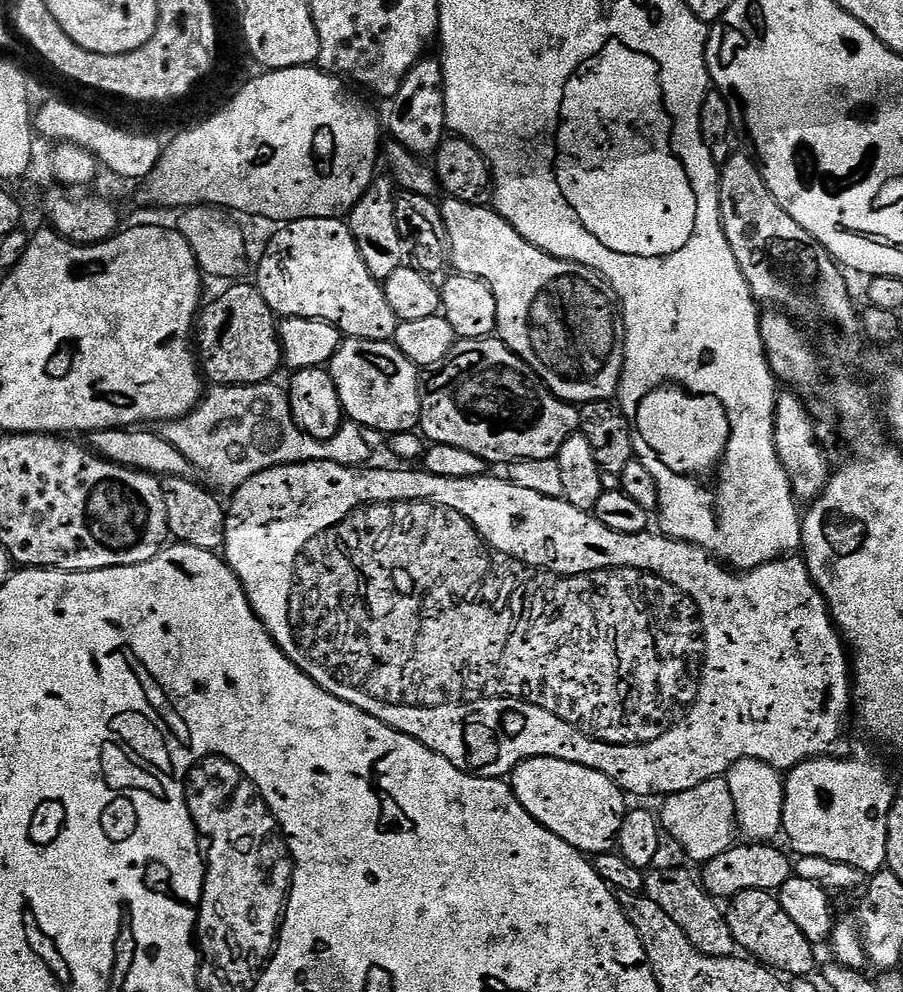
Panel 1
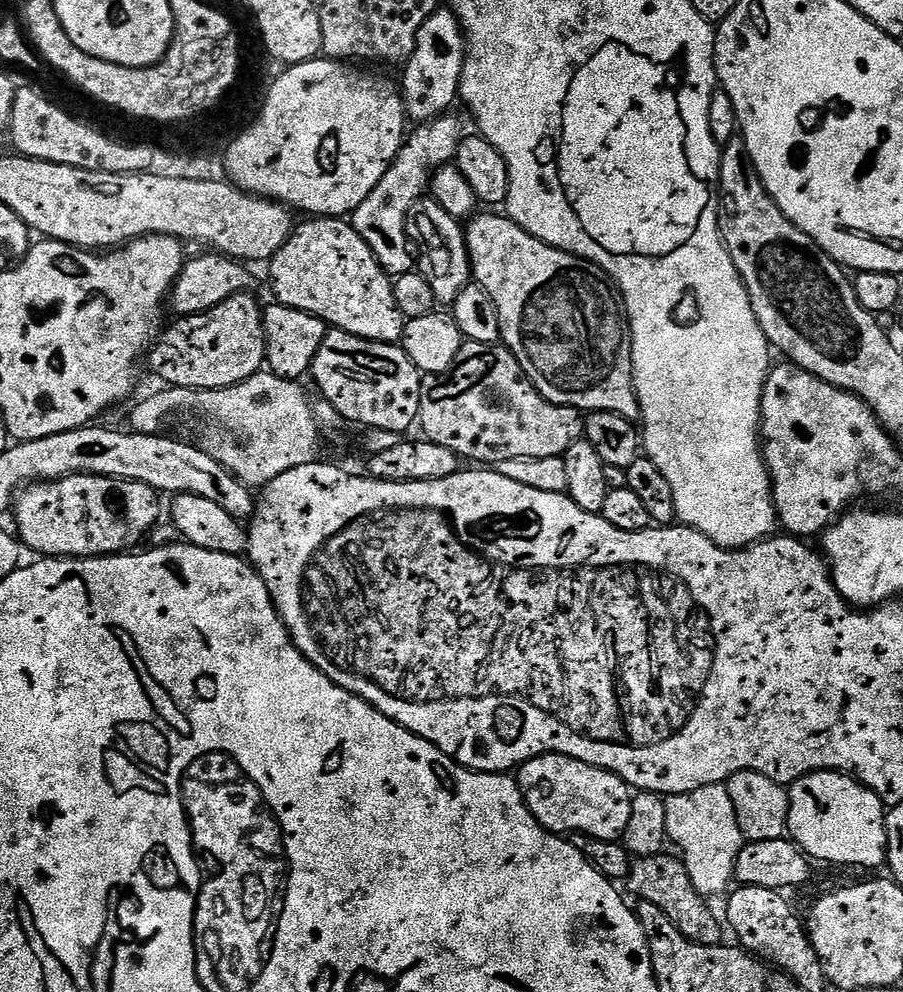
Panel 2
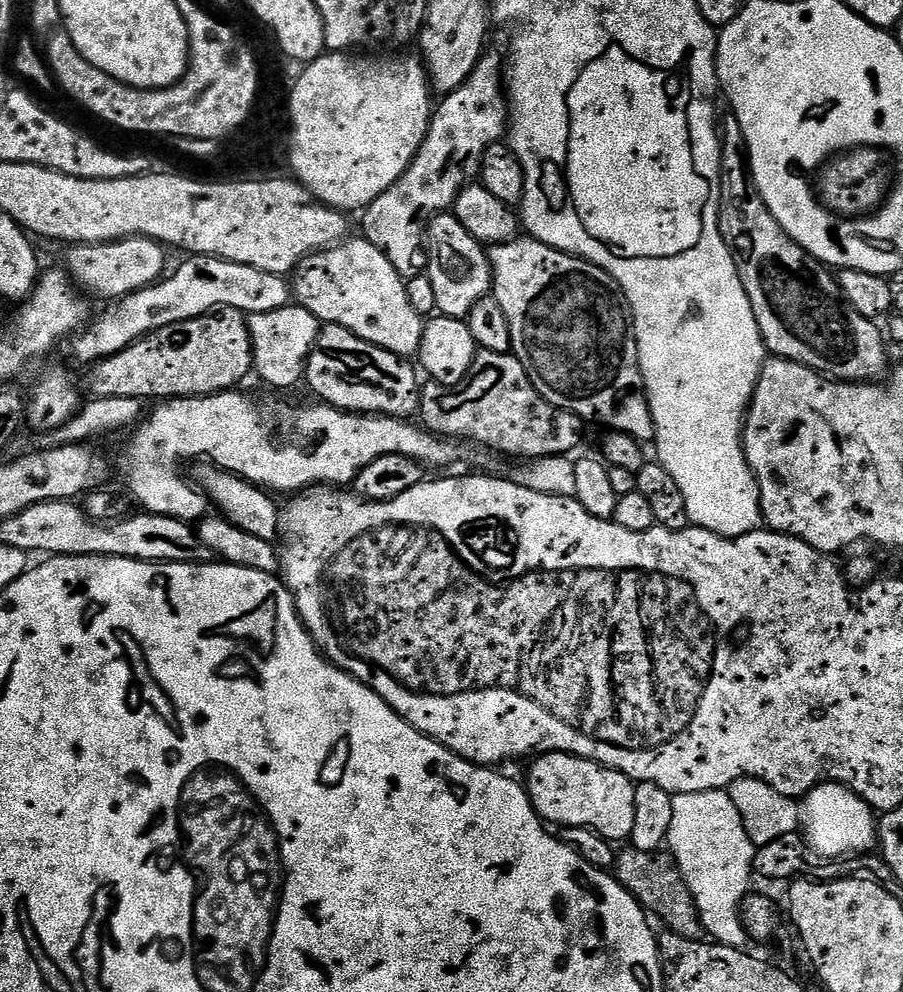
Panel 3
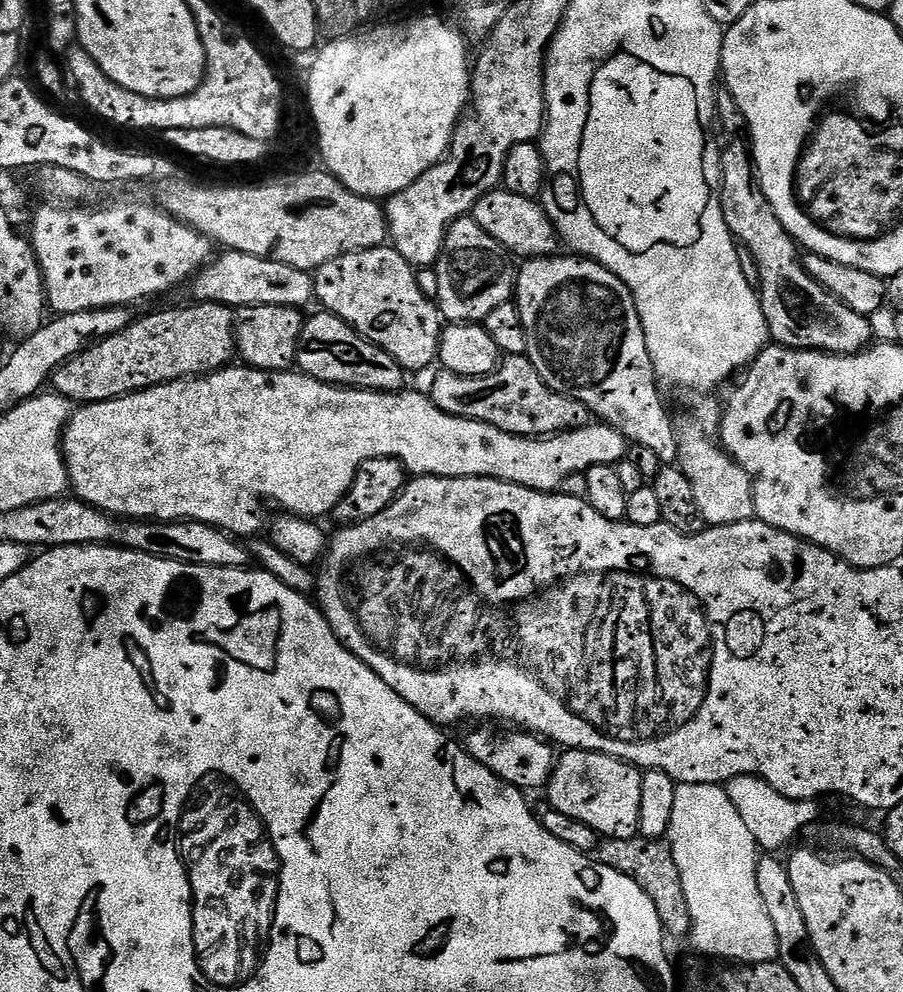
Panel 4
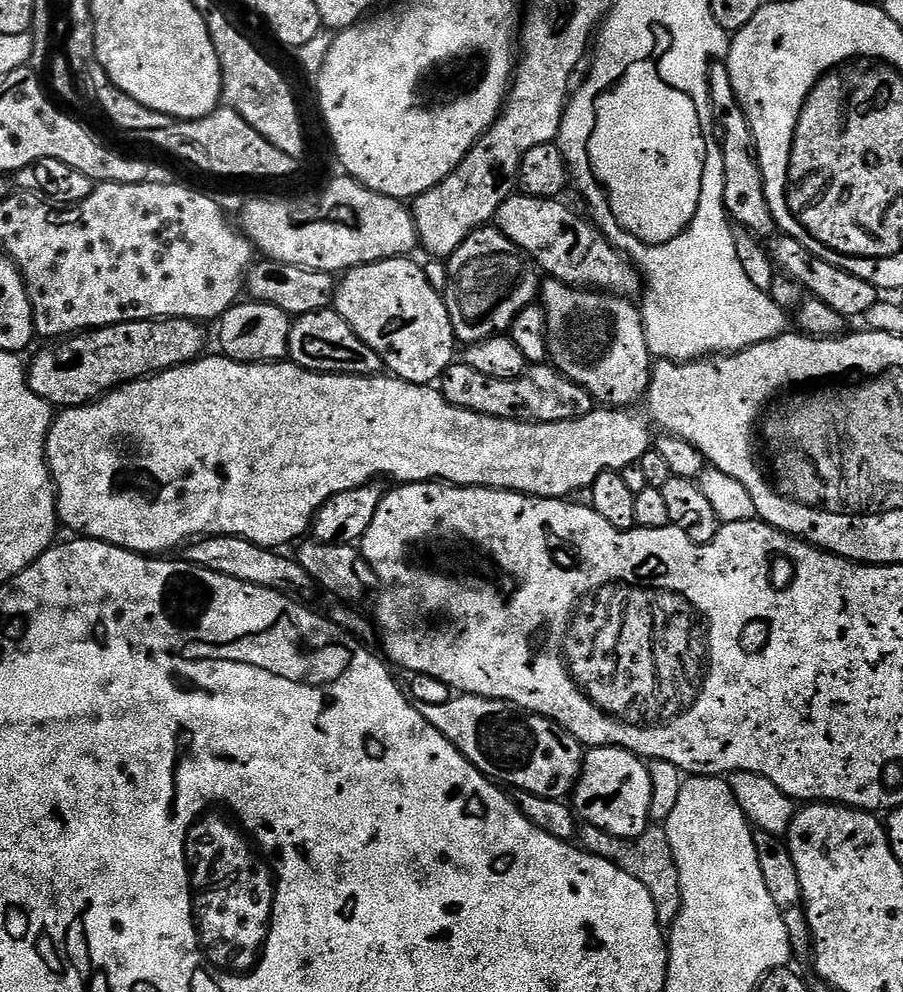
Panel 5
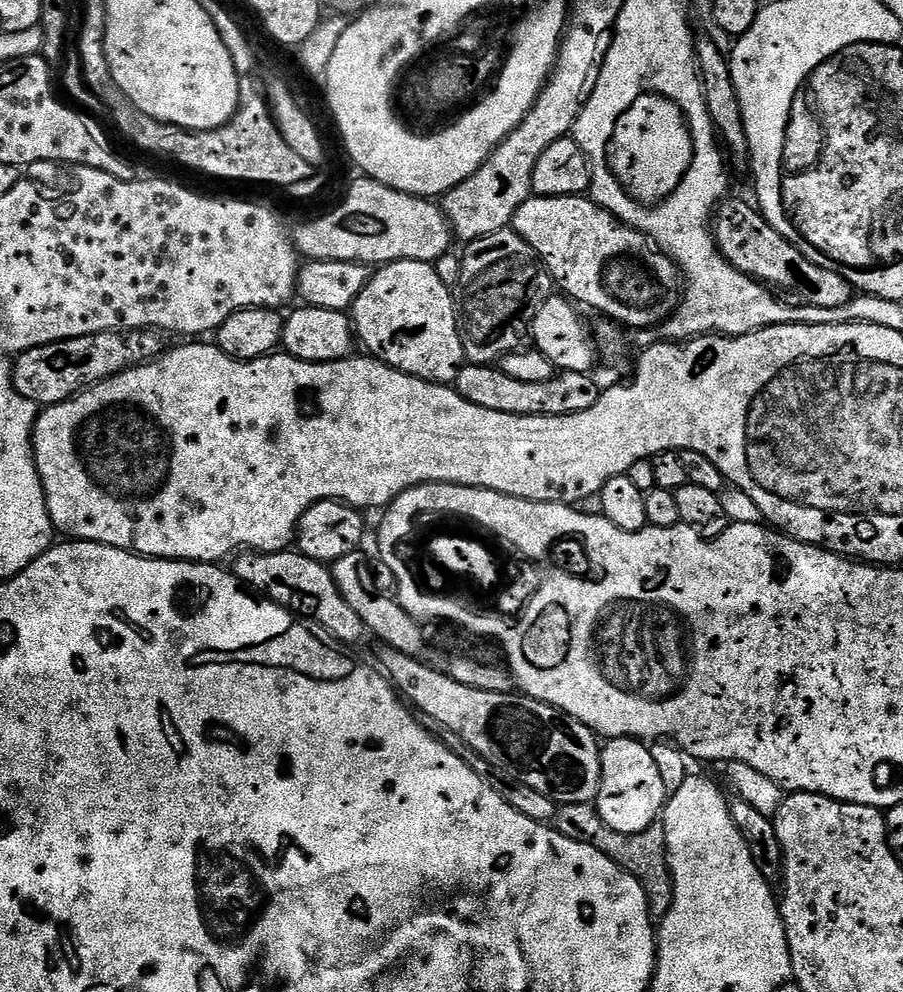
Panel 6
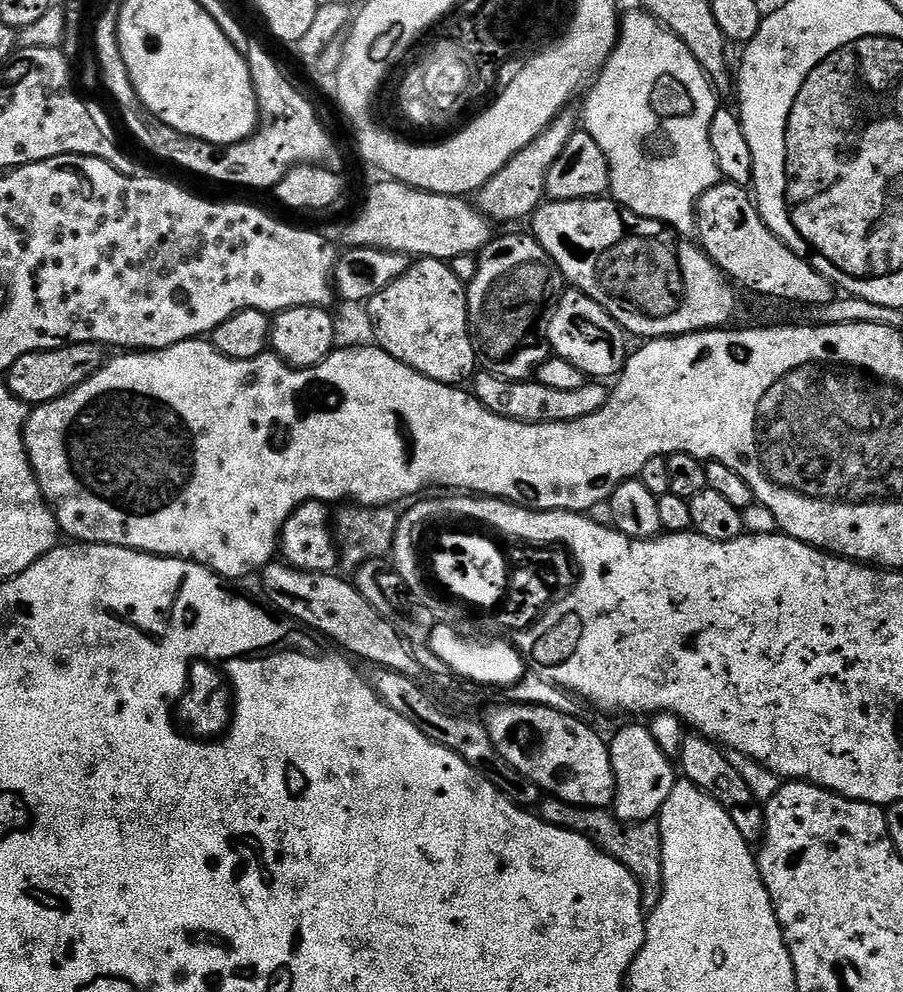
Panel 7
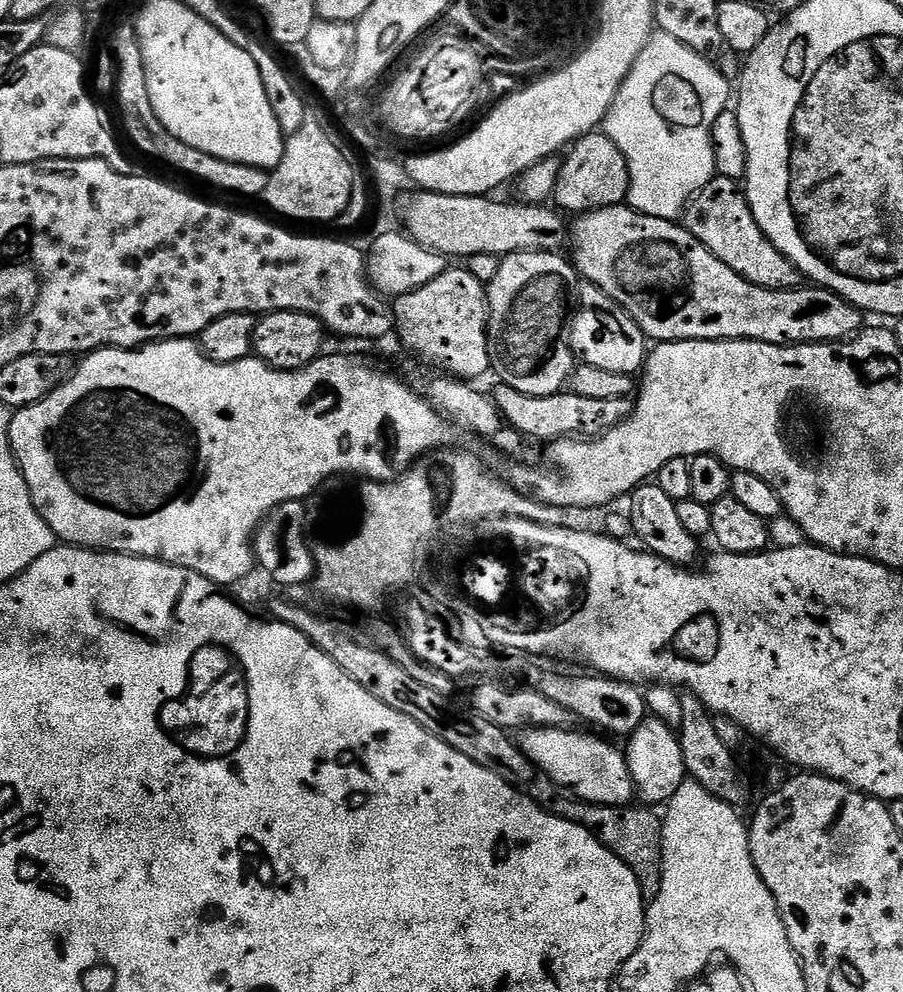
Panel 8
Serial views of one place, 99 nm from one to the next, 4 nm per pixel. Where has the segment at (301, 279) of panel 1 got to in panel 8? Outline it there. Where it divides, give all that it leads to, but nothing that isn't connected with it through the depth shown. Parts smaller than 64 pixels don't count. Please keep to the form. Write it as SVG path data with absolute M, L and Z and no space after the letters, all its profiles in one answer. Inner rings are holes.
M450 266L434 282L399 297L394 304L394 332L399 343L424 360L437 360L465 381L476 382L492 368L488 353L488 294L467 267Z

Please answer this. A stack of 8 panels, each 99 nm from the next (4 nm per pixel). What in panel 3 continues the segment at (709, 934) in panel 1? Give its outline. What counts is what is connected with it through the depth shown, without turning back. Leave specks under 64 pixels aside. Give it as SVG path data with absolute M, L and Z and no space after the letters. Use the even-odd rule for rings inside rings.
M631 846L625 847L625 852L621 851L616 858L616 866L614 875L620 881L621 886L641 904L653 917L656 916L660 920L664 920L664 924L669 928L669 933L675 934L682 940L700 940L705 935L704 923L700 920L700 911L696 909L696 901L692 899L690 890L686 886L686 882L680 873L680 867L676 861L672 859L667 851L647 852L646 850L638 850Z

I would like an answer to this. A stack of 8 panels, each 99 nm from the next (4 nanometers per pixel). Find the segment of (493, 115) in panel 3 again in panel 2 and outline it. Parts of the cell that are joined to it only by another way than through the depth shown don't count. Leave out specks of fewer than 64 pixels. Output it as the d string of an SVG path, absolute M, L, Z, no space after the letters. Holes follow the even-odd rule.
M456 114L442 115L413 129L386 174L382 174L382 182L370 190L366 202L362 202L350 216L352 229L364 239L366 246L370 246L376 261L393 278L414 268L414 248L406 234L406 214L410 206L429 191L432 173L455 161L456 152L466 137L466 130Z

